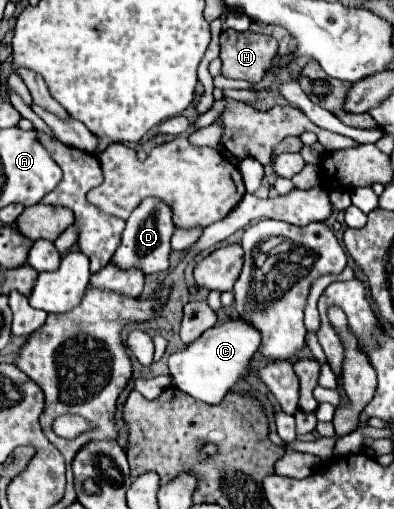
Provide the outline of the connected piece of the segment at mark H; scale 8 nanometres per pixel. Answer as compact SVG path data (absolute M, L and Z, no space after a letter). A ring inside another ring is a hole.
M221 32L221 60L225 78L261 82L277 58L279 44L273 36L261 32Z

